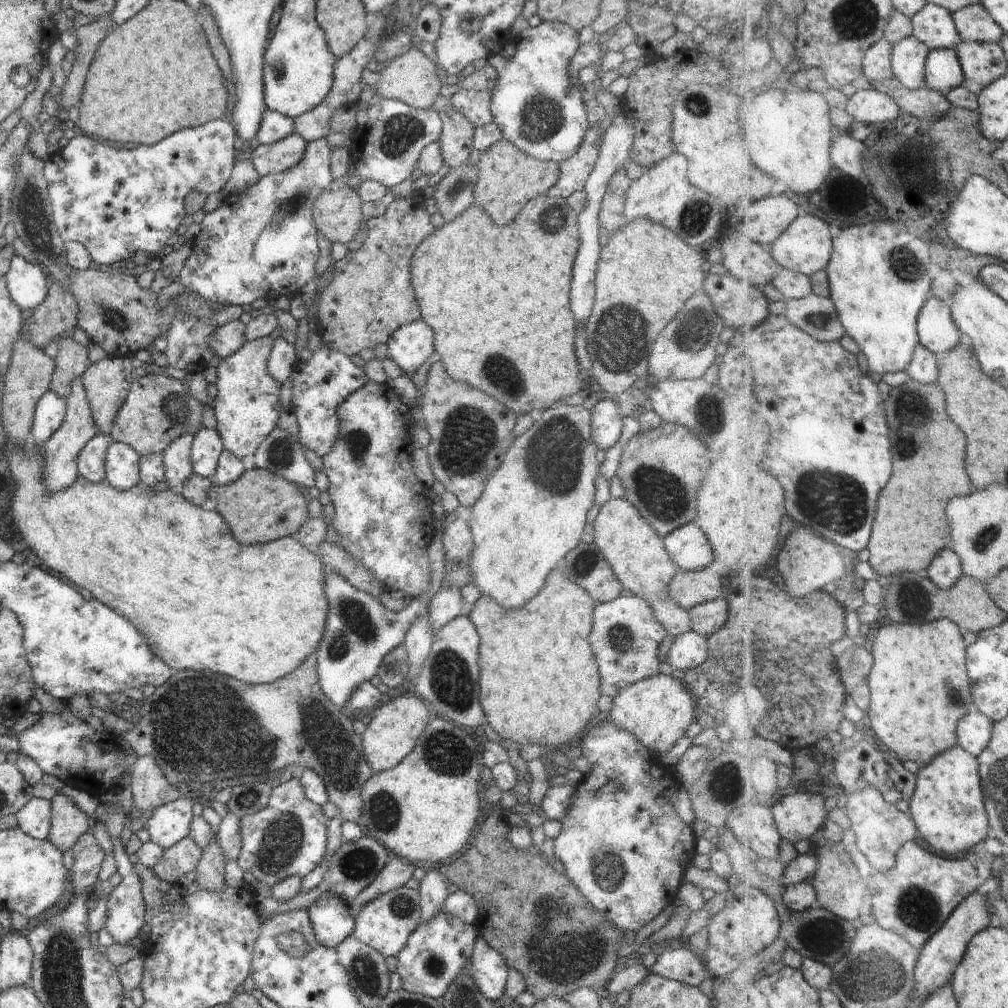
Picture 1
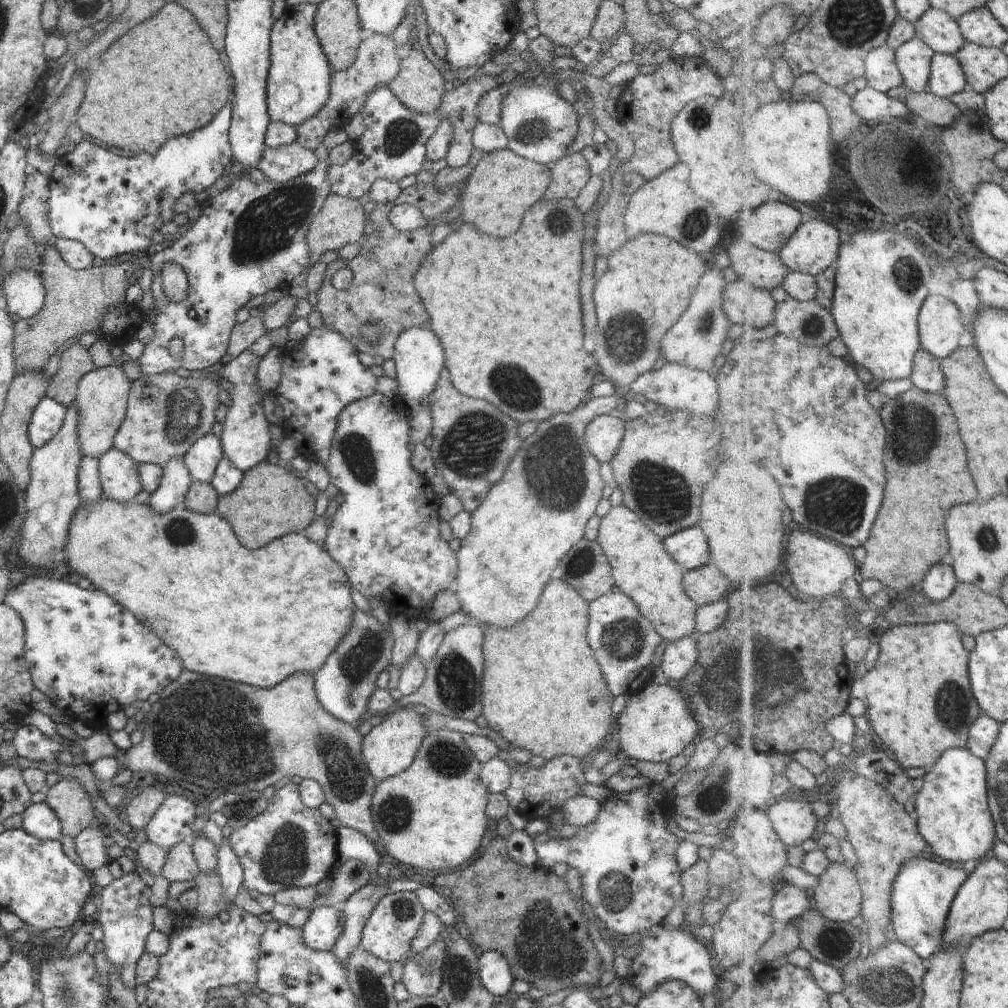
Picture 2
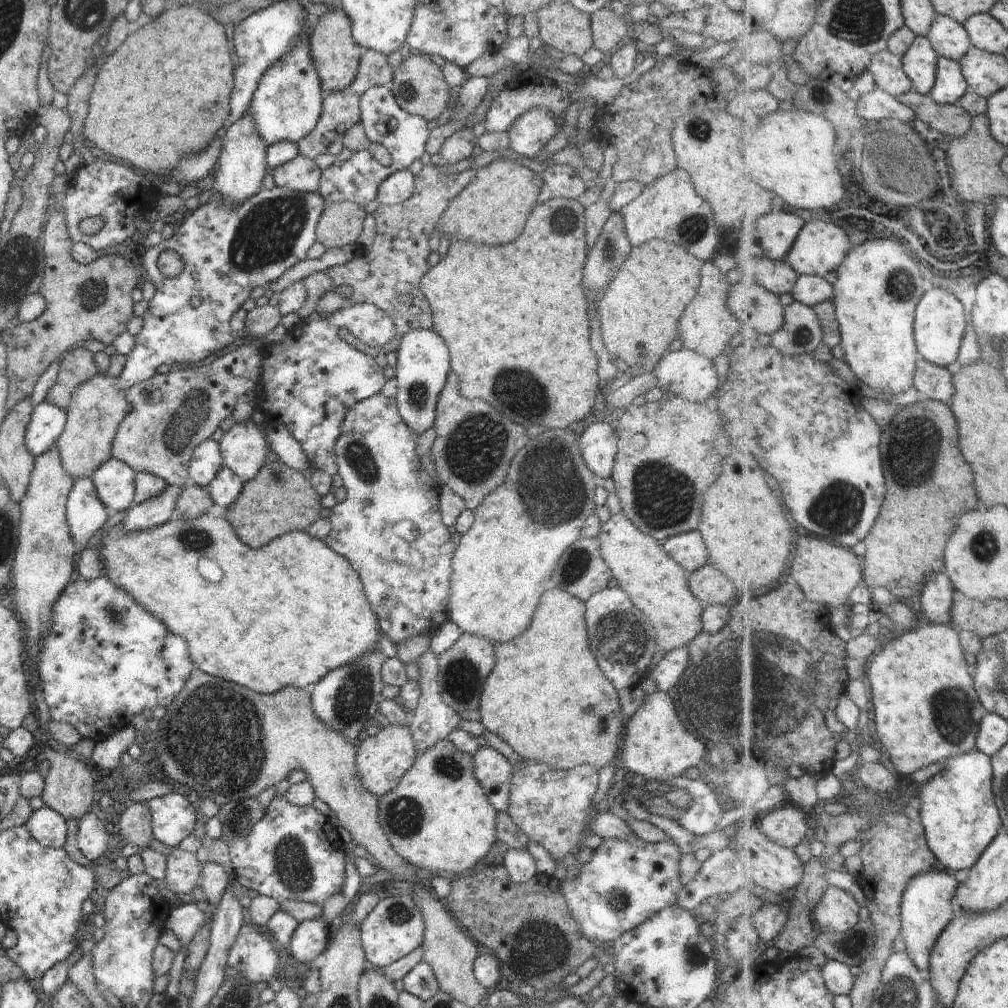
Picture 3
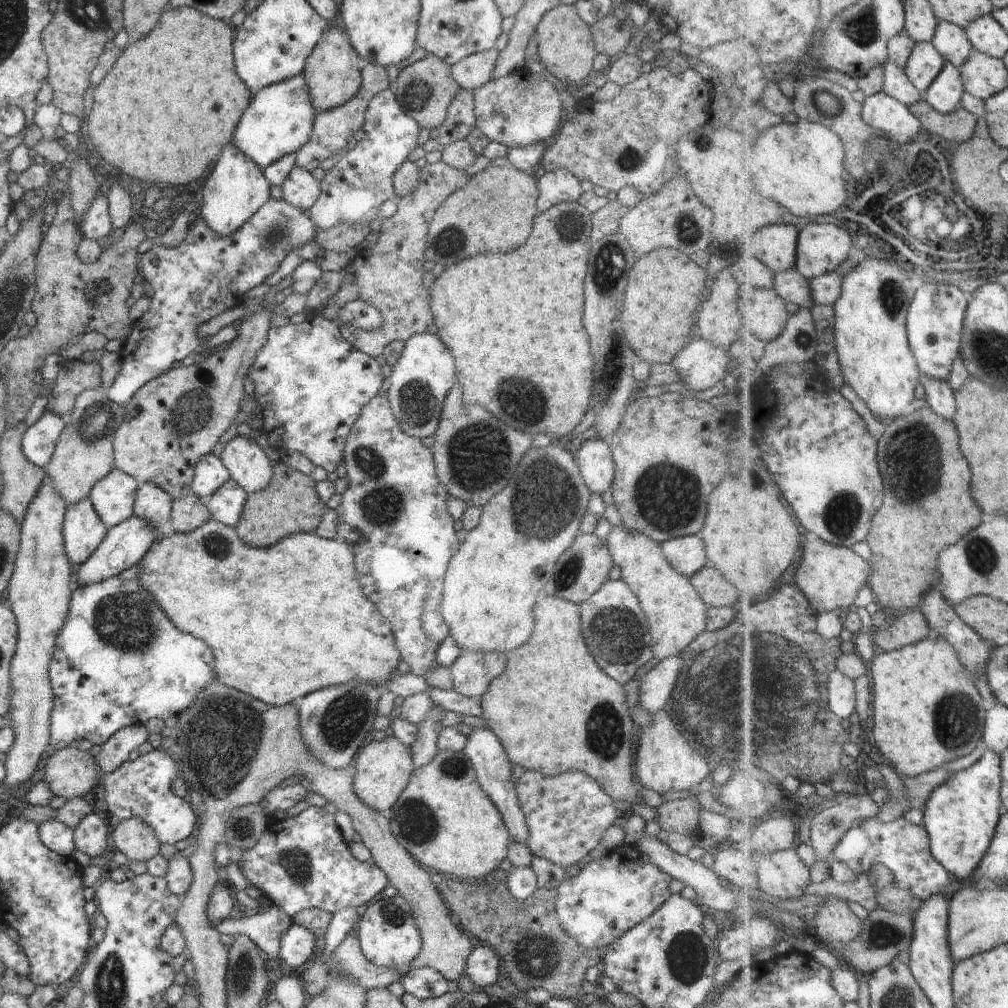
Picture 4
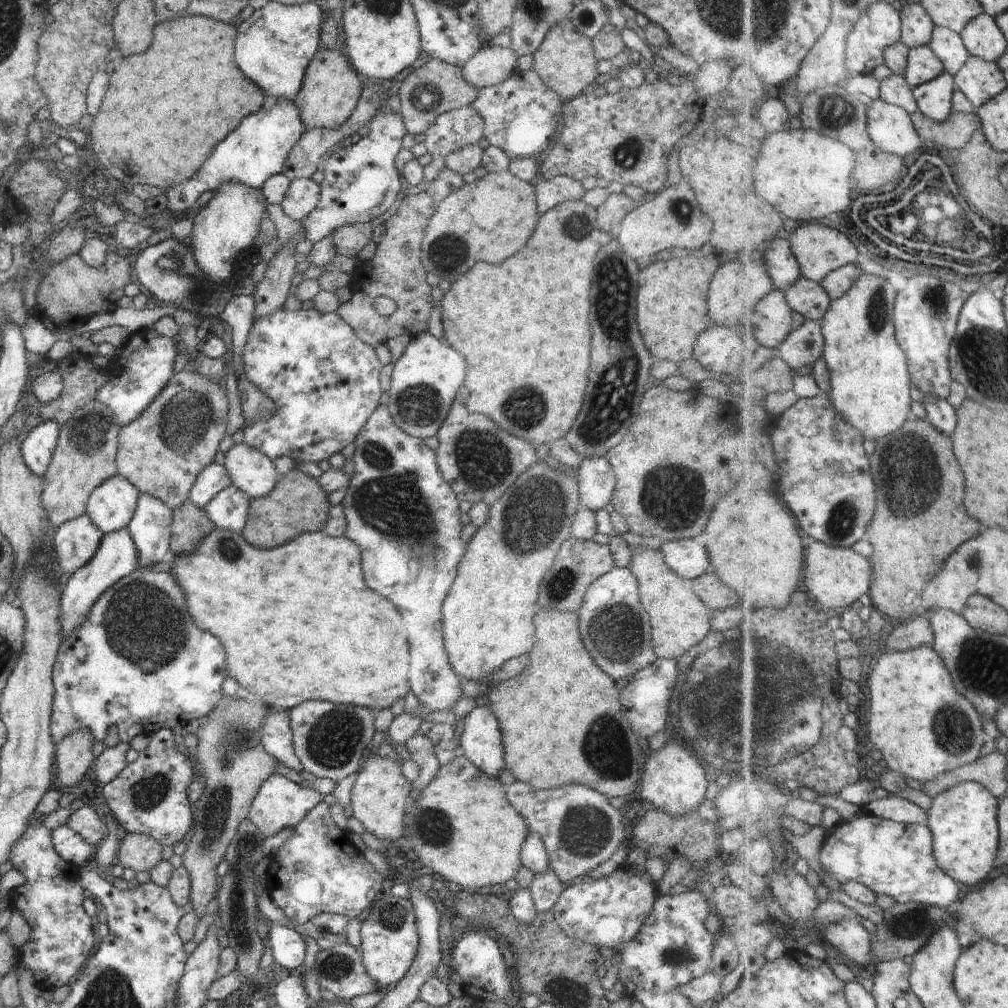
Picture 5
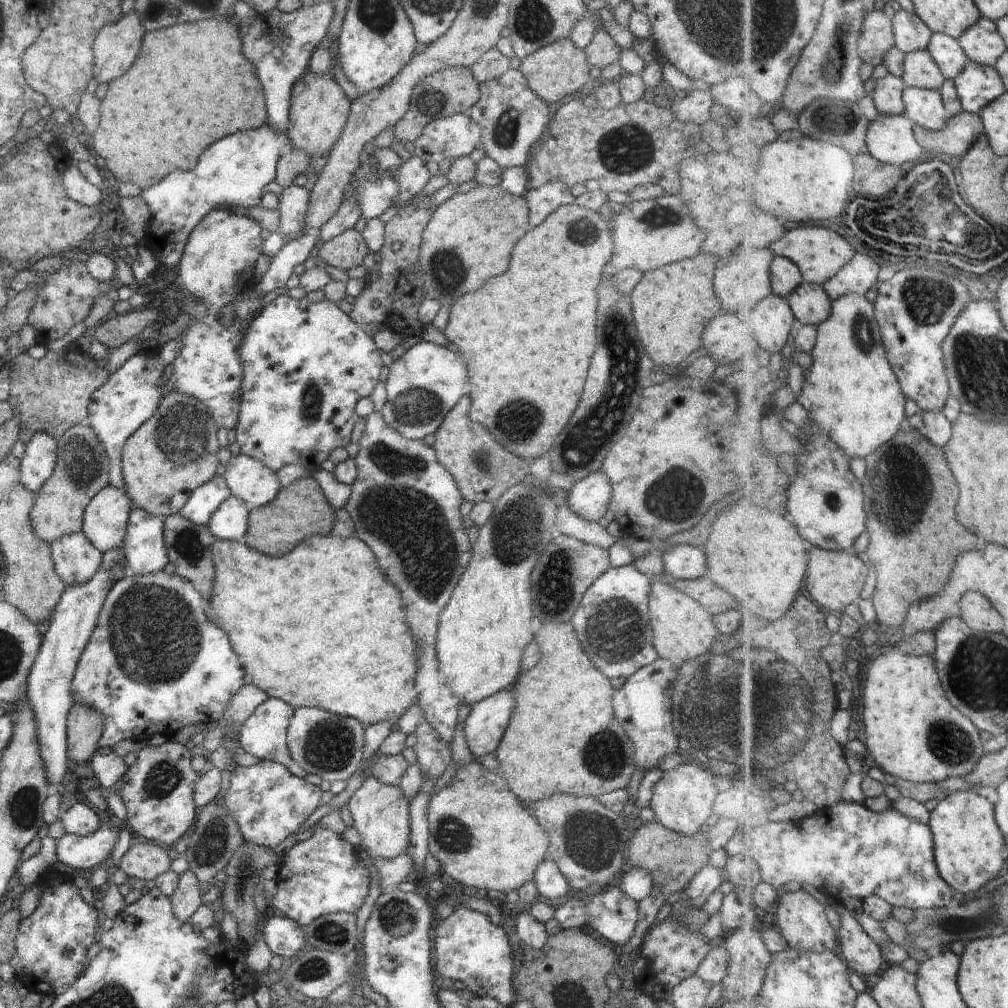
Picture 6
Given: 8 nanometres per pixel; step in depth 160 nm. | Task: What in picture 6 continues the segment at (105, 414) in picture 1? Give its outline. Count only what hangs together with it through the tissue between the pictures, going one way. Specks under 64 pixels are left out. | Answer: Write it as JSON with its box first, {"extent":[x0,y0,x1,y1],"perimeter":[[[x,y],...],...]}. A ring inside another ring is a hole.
{"extent":[30,421,109,545],"perimeter":[[[87,421],[75,424],[71,429],[65,430],[62,434],[55,436],[57,441],[56,464],[52,476],[42,485],[42,488],[35,495],[35,501],[30,511],[30,520],[37,537],[49,545],[57,538],[70,533],[80,532],[83,525],[83,512],[85,506],[92,500],[99,490],[109,484],[109,458],[101,445],[100,439],[96,436],[93,428]]]}

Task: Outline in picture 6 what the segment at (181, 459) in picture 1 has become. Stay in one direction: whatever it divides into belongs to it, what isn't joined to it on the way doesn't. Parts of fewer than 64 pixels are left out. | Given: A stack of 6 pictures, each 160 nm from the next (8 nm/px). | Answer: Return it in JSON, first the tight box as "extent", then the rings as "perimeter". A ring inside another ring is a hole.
{"extent":[27,548,121,784],"perimeter":[[[121,548],[107,550],[103,554],[102,564],[99,571],[88,580],[88,582],[79,585],[65,585],[63,595],[60,597],[59,603],[56,604],[48,623],[42,628],[42,642],[38,651],[34,666],[31,668],[27,678],[27,698],[32,705],[35,721],[37,726],[37,739],[39,742],[39,753],[45,766],[49,783],[54,784],[62,782],[66,772],[66,767],[69,764],[67,757],[67,714],[72,708],[73,700],[71,699],[70,685],[74,671],[77,665],[77,660],[80,658],[82,651],[86,648],[103,604],[107,599],[110,589],[113,587],[113,579],[116,579],[121,570],[118,568],[121,560]]]}

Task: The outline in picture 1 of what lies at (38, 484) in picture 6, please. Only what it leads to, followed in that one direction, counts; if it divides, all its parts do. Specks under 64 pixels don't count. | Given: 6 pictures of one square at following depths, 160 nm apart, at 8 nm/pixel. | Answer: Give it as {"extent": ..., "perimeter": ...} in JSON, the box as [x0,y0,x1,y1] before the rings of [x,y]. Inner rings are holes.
{"extent":[31,390,66,448],"perimeter":[[[51,390],[38,400],[31,427],[32,438],[38,448],[62,426],[66,412],[65,400]]]}

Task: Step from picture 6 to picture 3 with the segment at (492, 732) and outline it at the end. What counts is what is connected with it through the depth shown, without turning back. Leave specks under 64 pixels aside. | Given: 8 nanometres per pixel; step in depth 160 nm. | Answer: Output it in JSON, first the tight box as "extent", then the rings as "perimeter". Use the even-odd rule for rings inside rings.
{"extent":[473,746,512,814],"perimeter":[[[479,746],[473,755],[474,777],[488,802],[500,814],[508,814],[512,764],[504,754],[490,746]]]}

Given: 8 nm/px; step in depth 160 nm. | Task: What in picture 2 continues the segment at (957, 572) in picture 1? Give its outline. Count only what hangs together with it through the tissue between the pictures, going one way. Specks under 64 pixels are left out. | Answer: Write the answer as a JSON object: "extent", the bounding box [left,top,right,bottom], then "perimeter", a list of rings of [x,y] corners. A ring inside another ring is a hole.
{"extent":[921,560,959,602],"perimeter":[[[949,560],[942,562],[927,574],[921,589],[932,602],[944,602],[955,594],[959,587],[959,579],[955,567]]]}

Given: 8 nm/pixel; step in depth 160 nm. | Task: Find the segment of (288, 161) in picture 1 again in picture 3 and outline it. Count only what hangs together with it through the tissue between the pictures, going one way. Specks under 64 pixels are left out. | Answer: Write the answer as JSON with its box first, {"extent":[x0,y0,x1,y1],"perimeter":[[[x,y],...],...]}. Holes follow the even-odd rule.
{"extent":[271,155,321,194],"perimeter":[[[297,155],[284,166],[274,168],[271,174],[276,186],[280,188],[288,188],[292,192],[302,192],[302,194],[319,193],[321,170],[312,160],[304,156]]]}

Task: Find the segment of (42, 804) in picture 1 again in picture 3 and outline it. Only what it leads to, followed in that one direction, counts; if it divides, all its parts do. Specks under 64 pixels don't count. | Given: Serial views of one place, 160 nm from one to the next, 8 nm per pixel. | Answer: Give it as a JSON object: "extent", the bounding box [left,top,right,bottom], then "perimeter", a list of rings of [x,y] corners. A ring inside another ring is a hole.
{"extent":[25,806,70,849],"perimeter":[[[48,806],[32,812],[25,826],[42,846],[60,849],[70,841],[67,821]]]}

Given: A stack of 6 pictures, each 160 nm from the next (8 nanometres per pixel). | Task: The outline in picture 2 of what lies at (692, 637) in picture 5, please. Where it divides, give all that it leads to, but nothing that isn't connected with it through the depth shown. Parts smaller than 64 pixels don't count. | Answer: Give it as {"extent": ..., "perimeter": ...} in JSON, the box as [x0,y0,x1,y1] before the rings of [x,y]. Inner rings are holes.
{"extent":[595,504,698,641],"perimeter":[[[623,504],[612,506],[610,512],[601,519],[595,542],[608,560],[614,585],[634,602],[643,618],[652,624],[662,639],[676,641],[696,632],[698,607],[682,587],[686,570],[670,558],[662,540],[646,528],[634,512]]]}

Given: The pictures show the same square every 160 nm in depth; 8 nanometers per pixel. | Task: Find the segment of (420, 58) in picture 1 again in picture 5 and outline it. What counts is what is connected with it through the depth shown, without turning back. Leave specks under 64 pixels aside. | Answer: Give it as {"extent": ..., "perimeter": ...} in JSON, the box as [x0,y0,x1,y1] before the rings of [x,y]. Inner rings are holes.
{"extent":[398,59,477,135],"perimeter":[[[431,59],[423,67],[411,72],[405,80],[402,80],[398,88],[399,113],[403,118],[405,129],[415,135],[425,132],[439,114],[470,105],[476,98],[477,92],[475,86],[464,80],[460,67]]]}

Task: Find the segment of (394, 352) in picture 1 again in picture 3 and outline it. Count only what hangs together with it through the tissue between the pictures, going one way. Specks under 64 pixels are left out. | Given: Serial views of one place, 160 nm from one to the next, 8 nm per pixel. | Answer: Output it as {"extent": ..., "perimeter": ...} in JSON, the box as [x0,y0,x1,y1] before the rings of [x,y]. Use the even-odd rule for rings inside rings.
{"extent":[394,330,451,435],"perimeter":[[[412,330],[404,334],[397,352],[398,363],[394,368],[397,410],[409,430],[422,435],[434,426],[437,399],[451,372],[450,352],[446,342],[432,330]]]}

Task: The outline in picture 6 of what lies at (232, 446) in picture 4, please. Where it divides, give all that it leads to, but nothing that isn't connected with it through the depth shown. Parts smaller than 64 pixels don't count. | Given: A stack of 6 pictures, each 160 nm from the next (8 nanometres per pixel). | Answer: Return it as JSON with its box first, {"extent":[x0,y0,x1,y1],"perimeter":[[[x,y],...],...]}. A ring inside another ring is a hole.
{"extent":[223,453,282,511],"perimeter":[[[242,453],[231,456],[223,477],[231,494],[241,498],[249,511],[272,502],[282,487],[274,471]]]}

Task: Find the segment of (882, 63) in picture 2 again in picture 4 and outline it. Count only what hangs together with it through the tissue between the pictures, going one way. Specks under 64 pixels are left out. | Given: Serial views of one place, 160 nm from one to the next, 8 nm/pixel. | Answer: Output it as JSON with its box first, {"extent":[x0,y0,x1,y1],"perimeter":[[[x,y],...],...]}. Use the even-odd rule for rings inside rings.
{"extent":[884,59,925,106],"perimeter":[[[889,59],[885,66],[884,92],[900,99],[900,102],[908,106],[916,104],[918,101],[925,100],[925,92],[922,92],[915,82],[908,76],[907,69],[896,64]]]}

